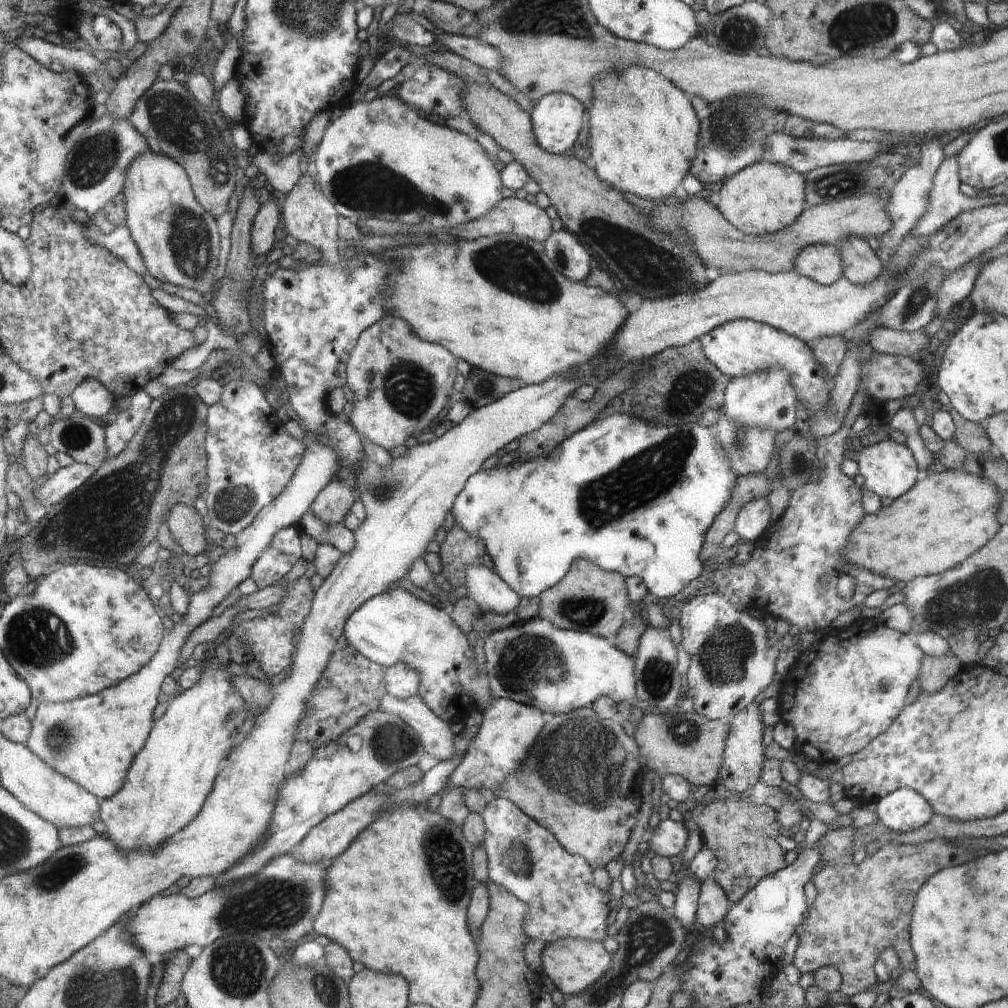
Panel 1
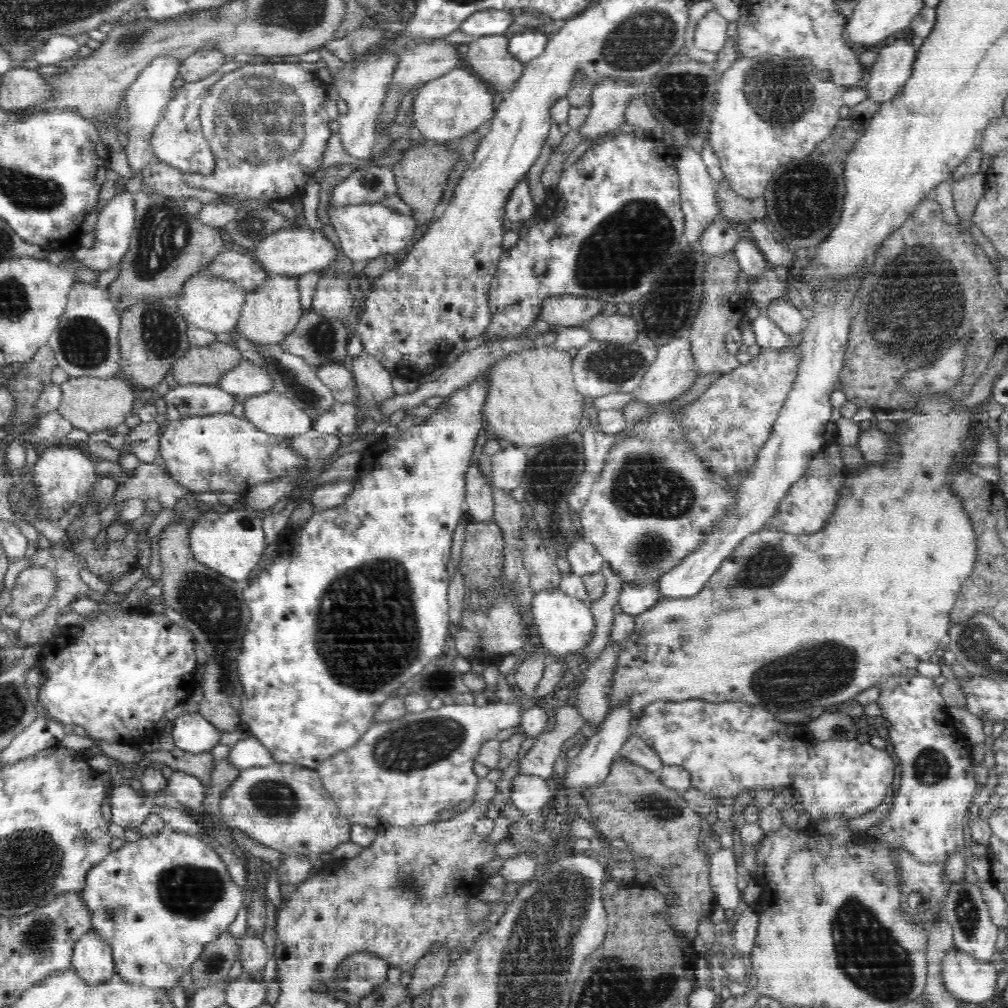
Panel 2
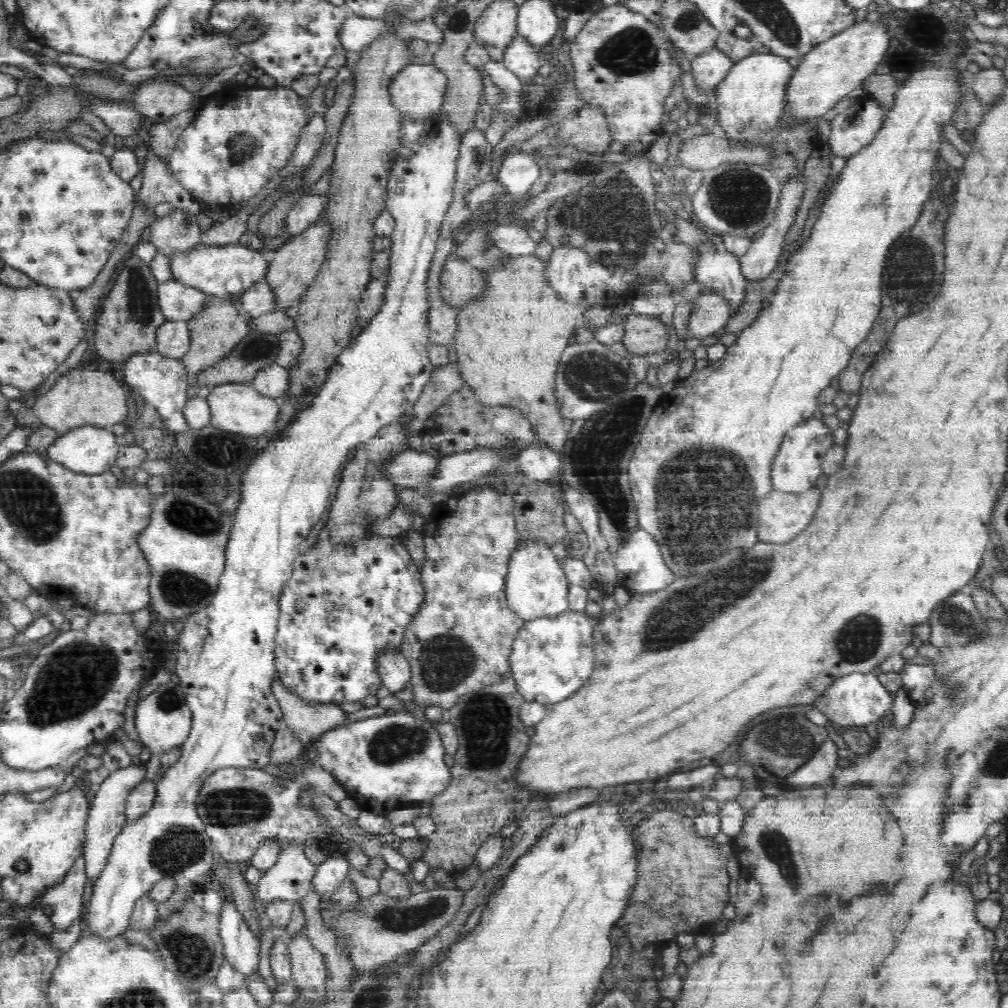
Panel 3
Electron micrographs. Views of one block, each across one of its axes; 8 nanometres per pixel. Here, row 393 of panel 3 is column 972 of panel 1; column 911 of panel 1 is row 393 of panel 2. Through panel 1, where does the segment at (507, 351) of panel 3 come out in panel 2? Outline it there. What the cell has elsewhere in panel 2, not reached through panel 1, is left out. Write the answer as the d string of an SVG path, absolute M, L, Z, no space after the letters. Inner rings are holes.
M534 344L520 352L512 352L504 361L496 362L488 370L489 396L485 402L488 428L500 439L508 440L516 446L532 447L549 443L550 440L568 435L576 428L582 428L586 420L587 408L584 397L578 392L572 368L572 357L568 351L554 350L553 346Z

